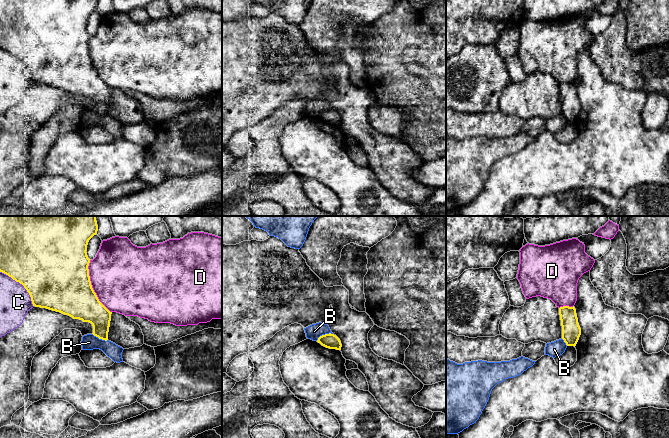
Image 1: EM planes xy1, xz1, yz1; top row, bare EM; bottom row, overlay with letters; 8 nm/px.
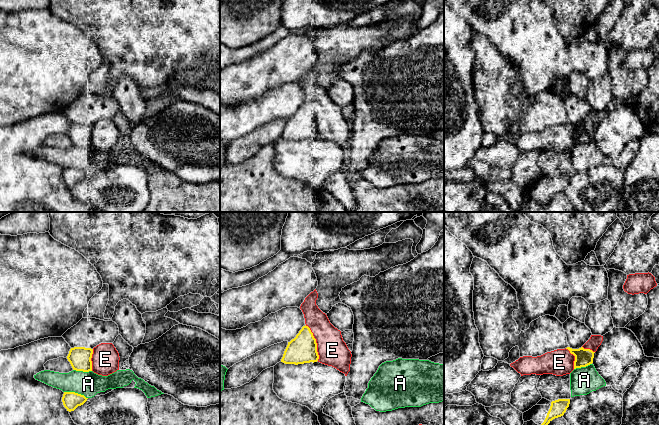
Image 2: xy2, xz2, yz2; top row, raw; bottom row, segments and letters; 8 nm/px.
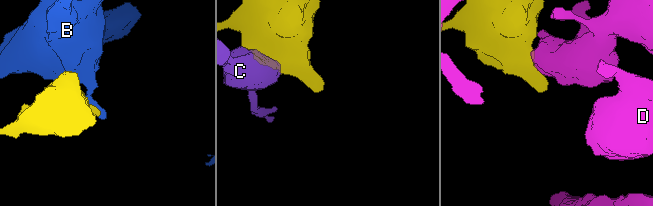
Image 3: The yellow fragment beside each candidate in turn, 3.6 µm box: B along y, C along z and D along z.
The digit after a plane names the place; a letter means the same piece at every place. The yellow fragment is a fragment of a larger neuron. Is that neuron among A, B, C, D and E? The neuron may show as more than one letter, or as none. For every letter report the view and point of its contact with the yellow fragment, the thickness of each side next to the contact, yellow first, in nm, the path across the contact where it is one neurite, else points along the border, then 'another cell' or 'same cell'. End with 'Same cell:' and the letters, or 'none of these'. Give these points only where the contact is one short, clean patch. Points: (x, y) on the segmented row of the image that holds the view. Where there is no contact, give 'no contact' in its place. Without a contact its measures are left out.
A: contact xy2 (76, 393); calibres 140 and 190 nm; another cell
B: contact xz1 (324, 335); calibres 120 and 120 nm; border xz1 (332, 333), (321, 335), (316, 340); another cell
C: contact xy1 (22, 284); calibres 500 and 260 nm; another cell
D: contact xy1 (91, 286); calibres 460 and 480 nm; another cell
E: contact xz2 (315, 342); calibres 220 and 240 nm; another cell
Same cell: none of these

